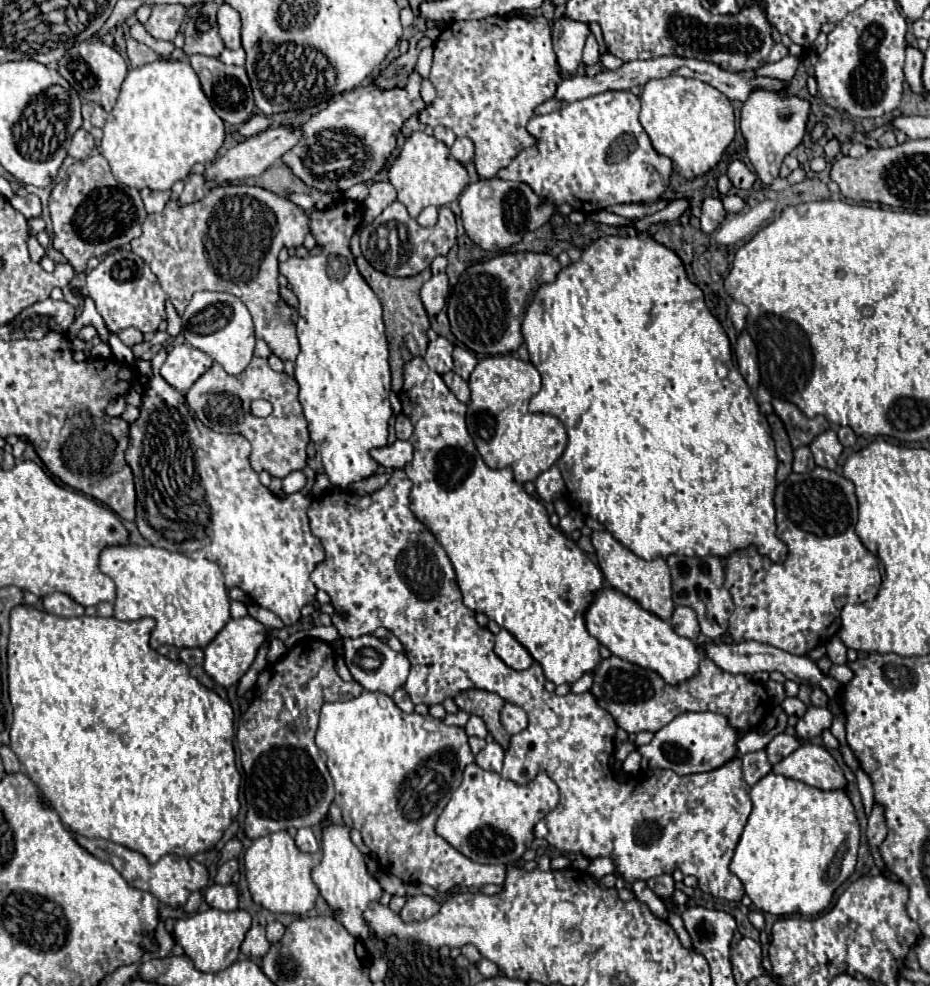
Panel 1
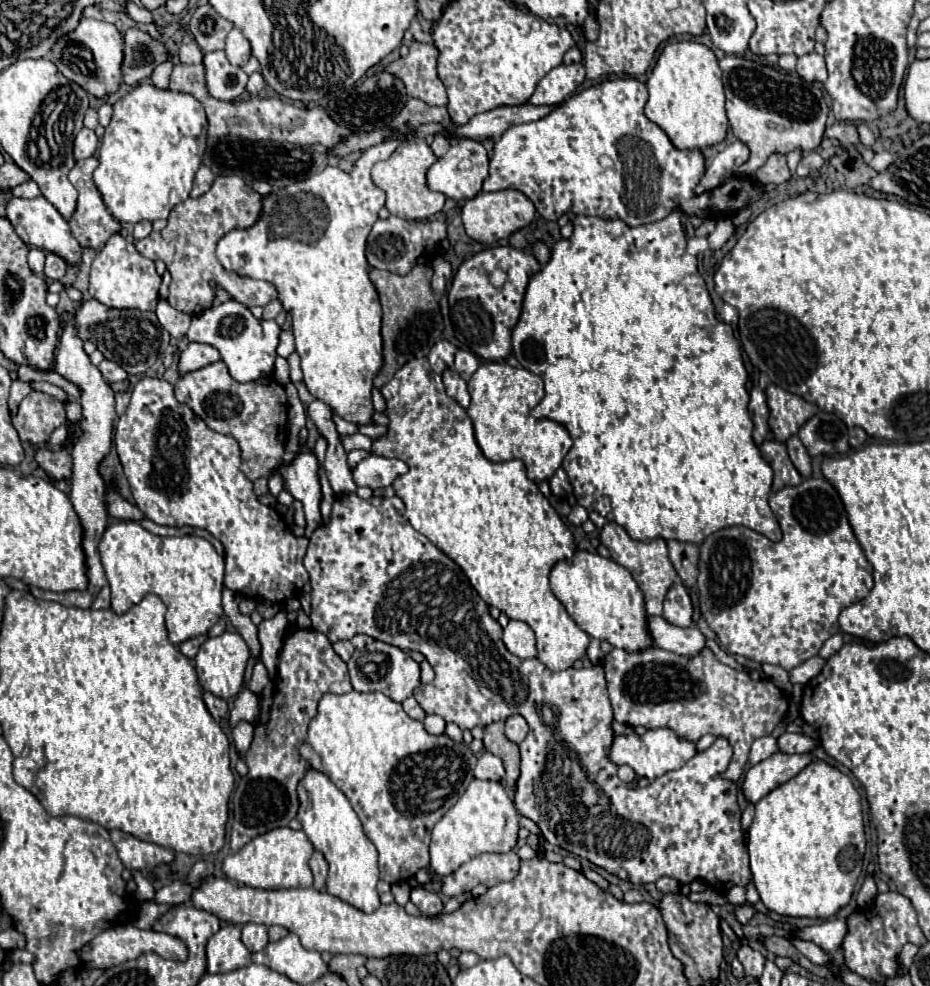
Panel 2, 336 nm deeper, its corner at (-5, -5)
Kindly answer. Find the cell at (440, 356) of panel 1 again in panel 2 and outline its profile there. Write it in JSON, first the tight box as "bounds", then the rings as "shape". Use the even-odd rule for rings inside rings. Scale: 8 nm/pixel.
{"bounds":[428,341,456,373],"shape":[[[438,341],[428,353],[428,361],[430,361],[434,373],[442,373],[444,369],[452,367],[454,365],[454,353],[456,353],[456,347],[450,341]]]}

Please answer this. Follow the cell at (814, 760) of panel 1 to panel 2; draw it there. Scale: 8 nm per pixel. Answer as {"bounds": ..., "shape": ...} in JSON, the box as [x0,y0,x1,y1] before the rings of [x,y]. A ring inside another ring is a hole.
{"bounds":[742,753,812,803],"shape":[[[774,753],[768,759],[752,765],[744,777],[742,793],[748,803],[758,803],[762,797],[766,797],[772,789],[792,779],[796,773],[800,773],[808,763],[812,761],[812,755],[784,755]]]}

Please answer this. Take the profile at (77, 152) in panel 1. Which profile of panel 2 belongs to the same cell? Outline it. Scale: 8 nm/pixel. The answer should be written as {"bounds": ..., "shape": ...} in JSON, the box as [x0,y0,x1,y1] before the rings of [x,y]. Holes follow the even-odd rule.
{"bounds":[74,129,98,159],"shape":[[[82,129],[74,139],[74,159],[86,159],[92,157],[98,149],[98,137],[92,129]]]}

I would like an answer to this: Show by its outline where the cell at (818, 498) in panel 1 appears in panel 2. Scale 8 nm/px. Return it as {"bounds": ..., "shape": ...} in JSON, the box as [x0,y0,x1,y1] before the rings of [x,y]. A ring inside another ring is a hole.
{"bounds":[698,479,872,671],"shape":[[[804,479],[798,487],[786,487],[770,495],[770,507],[780,523],[782,539],[772,543],[748,527],[724,527],[700,543],[698,557],[698,607],[722,649],[756,663],[780,665],[786,671],[818,655],[822,643],[840,631],[840,609],[858,603],[870,593],[872,565],[864,557],[848,523],[836,489],[826,479]]]}

